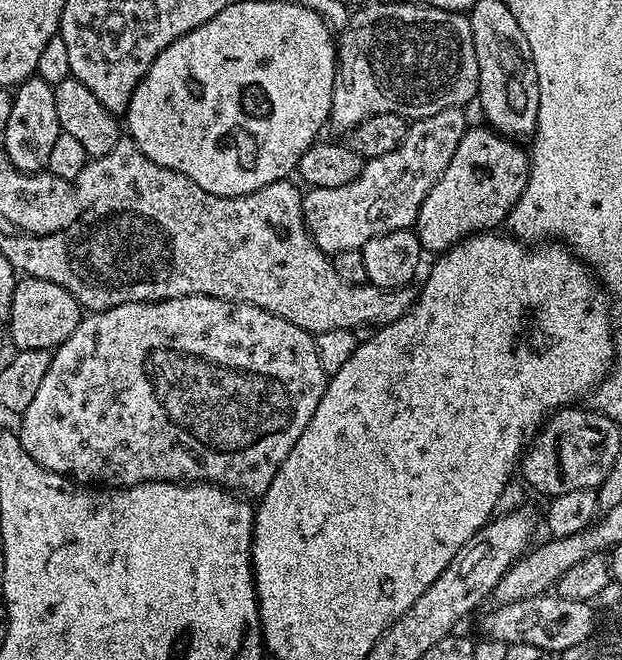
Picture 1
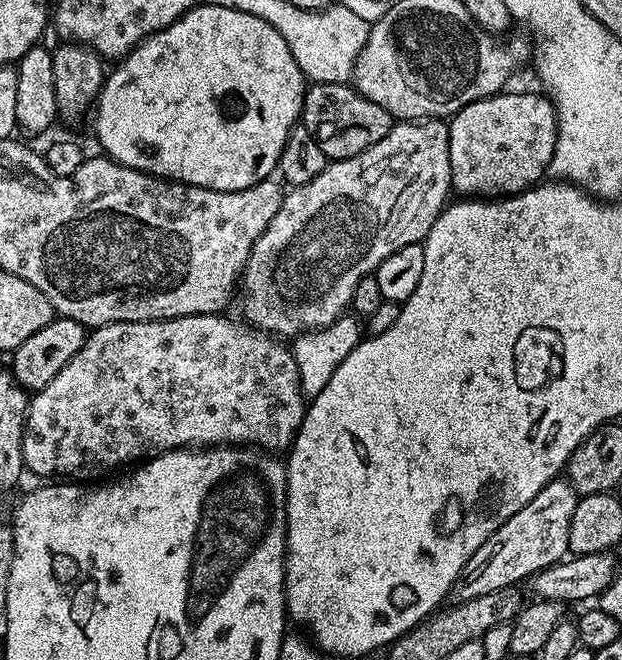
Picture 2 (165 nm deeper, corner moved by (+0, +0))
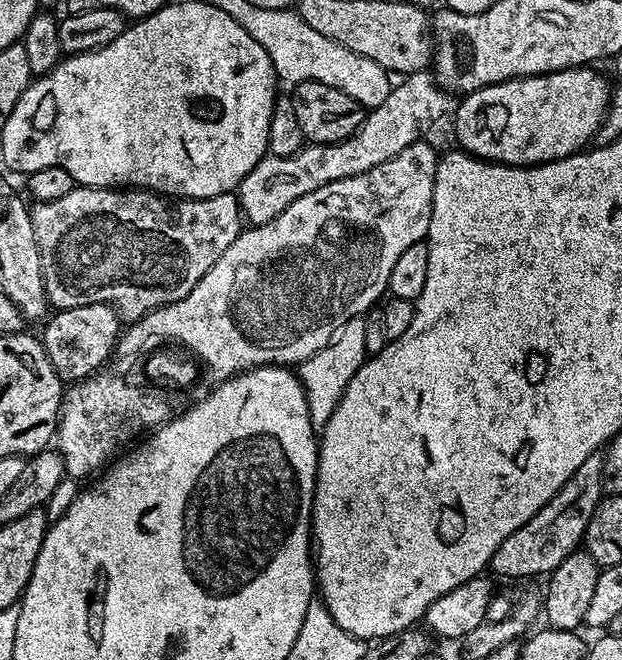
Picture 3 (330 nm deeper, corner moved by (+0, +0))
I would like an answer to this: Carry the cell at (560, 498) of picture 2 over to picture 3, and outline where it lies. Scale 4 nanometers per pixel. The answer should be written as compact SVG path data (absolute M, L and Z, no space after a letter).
M603 451L590 454L590 458L586 458L586 462L578 466L578 470L574 470L566 486L562 486L562 490L558 490L558 494L554 494L554 498L550 498L550 502L546 502L546 506L542 506L542 510L538 510L534 518L530 518L530 522L514 530L514 534L510 534L510 538L506 538L502 546L498 546L498 550L492 555L491 571L496 571L508 580L516 580L519 576L543 577L552 573L571 552L581 547L586 526L590 526L590 517L604 491L604 455Z

